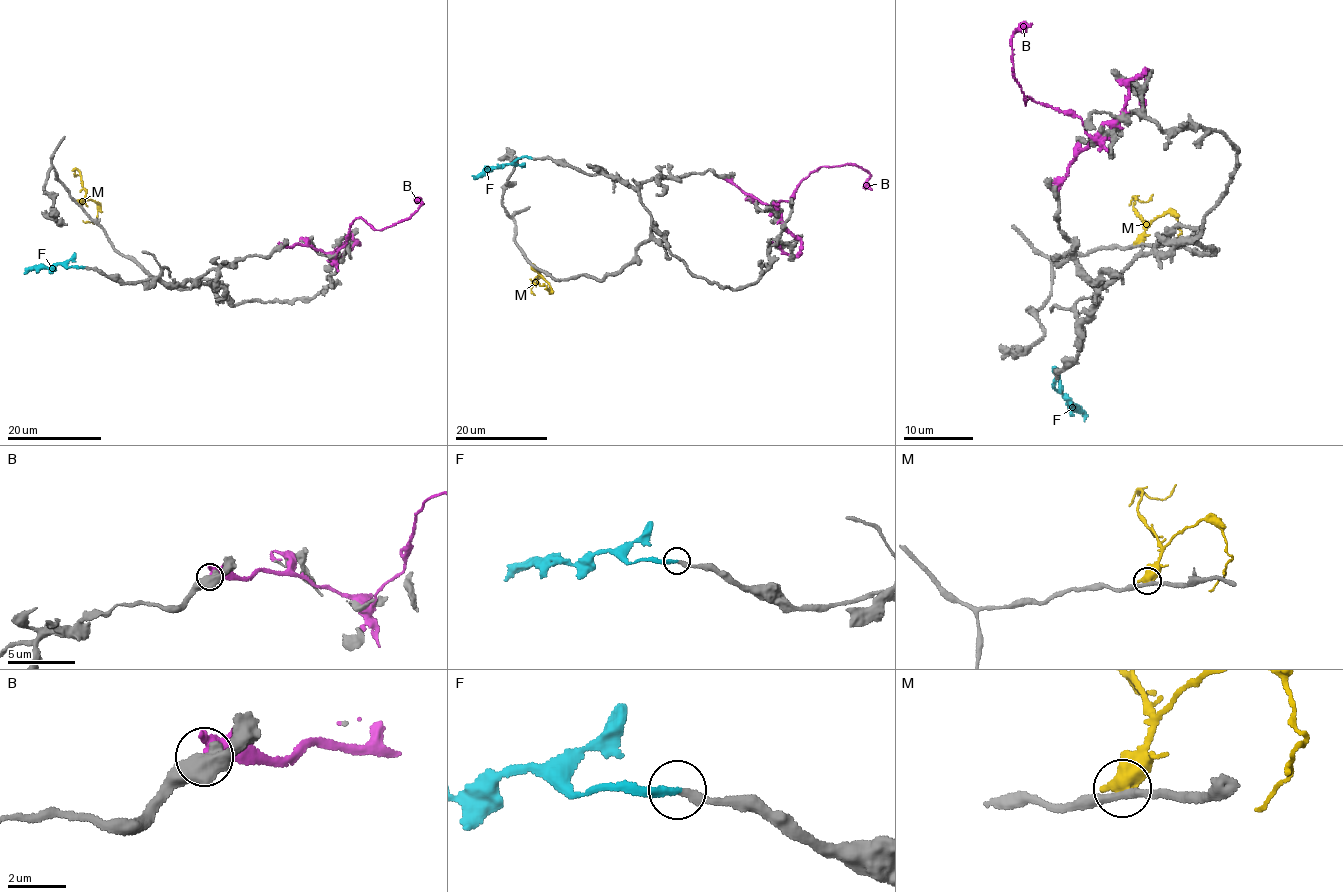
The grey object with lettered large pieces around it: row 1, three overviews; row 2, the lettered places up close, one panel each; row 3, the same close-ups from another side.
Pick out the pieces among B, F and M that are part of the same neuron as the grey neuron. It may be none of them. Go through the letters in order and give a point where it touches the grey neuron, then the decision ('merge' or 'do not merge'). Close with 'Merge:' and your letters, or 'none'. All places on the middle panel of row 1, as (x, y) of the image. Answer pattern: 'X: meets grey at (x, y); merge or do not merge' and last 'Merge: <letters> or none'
B: meets grey at (725, 178); do not merge
F: meets grey at (532, 158); merge
M: meets grey at (532, 265); do not merge
Merge: F

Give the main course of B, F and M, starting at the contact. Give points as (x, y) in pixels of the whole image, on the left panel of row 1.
B: (279, 246), (306, 244), (335, 255), (357, 218), (376, 230), (406, 220), (418, 201), (424, 204)
F: (83, 266), (53, 264), (29, 268), (24, 273)
M: (78, 203), (90, 200), (98, 205), (96, 221), (83, 221)

